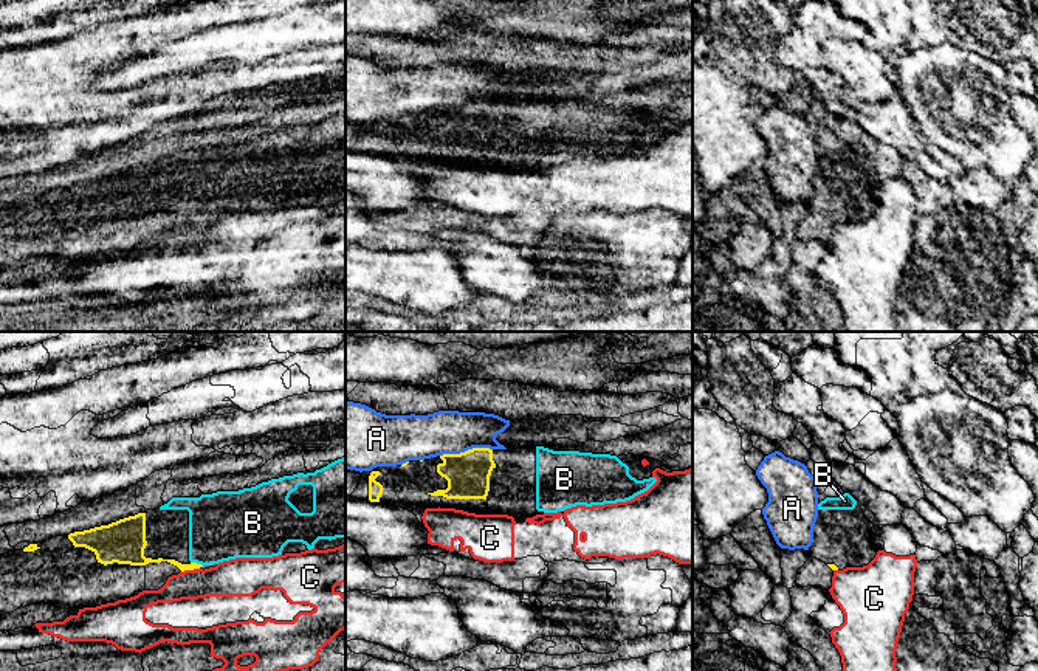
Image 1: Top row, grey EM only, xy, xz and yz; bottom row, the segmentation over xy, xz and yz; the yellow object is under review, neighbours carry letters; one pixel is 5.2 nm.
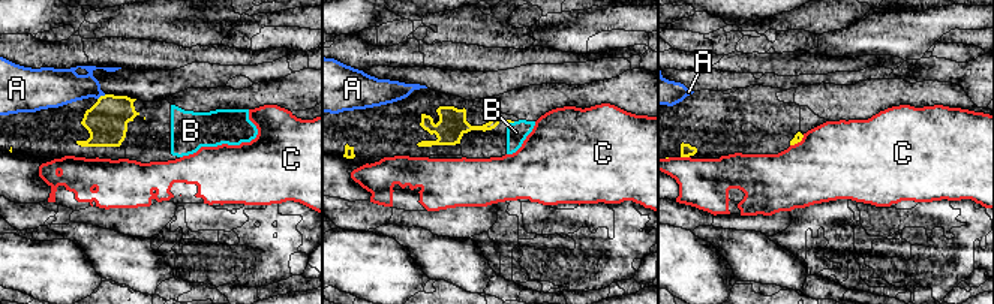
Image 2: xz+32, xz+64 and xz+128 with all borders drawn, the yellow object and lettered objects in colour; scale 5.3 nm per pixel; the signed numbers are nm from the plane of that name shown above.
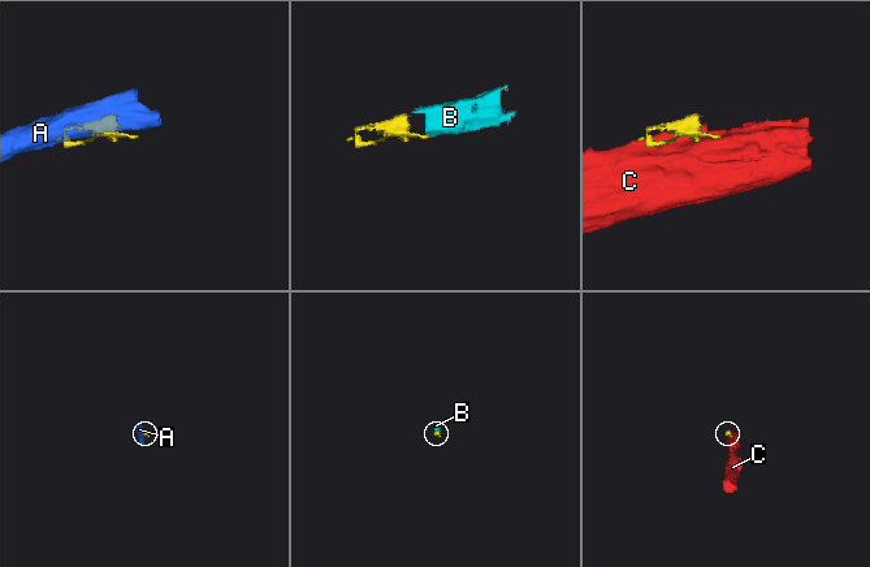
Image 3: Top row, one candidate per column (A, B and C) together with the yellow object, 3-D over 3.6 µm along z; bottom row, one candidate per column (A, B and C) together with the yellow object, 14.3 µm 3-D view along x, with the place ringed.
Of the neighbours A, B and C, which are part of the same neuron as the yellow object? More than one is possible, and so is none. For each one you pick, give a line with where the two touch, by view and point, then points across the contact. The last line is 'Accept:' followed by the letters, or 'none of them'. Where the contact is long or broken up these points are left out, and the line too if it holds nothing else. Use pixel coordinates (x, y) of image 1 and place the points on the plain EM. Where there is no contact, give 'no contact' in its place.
B: contact xy (195, 216); way xy (180, 219), (195, 216), (223, 178)
Accept: B

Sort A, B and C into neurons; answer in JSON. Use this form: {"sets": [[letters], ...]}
{"sets": [["A"], ["B"], ["C"]]}

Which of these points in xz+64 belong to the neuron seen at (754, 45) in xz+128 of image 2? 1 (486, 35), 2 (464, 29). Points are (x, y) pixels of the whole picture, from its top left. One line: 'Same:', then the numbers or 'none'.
Same: 1, 2

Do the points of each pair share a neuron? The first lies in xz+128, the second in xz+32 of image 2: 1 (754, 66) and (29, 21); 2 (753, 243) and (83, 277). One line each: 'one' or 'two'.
1: two
2: two

